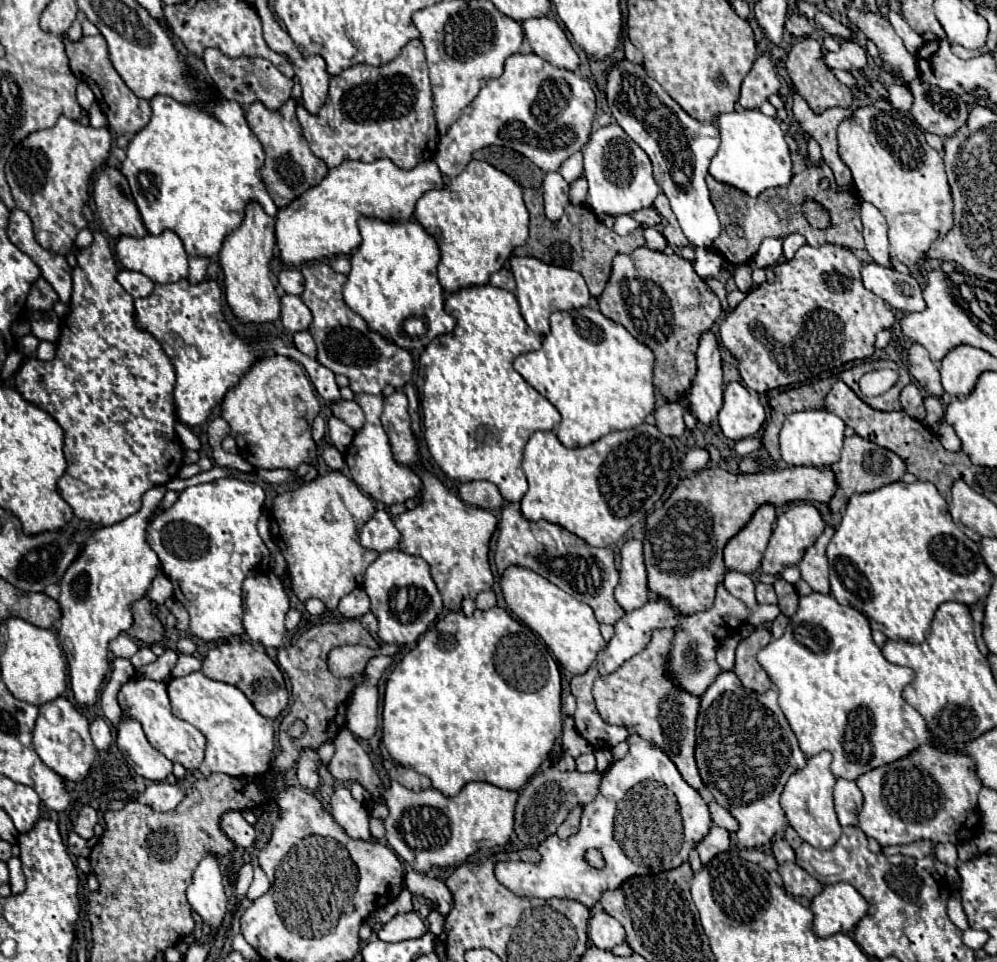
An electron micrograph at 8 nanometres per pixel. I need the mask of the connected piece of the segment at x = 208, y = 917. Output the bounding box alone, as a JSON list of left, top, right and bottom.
[188,853,226,927]

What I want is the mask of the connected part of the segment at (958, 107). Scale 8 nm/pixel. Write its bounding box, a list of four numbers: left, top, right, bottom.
[908,79,970,137]

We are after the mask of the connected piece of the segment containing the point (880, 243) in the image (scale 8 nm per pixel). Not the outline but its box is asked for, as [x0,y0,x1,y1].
[860,201,890,267]

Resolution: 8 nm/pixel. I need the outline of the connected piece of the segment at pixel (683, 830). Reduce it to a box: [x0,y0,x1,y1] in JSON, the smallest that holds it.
[494,735,712,907]

